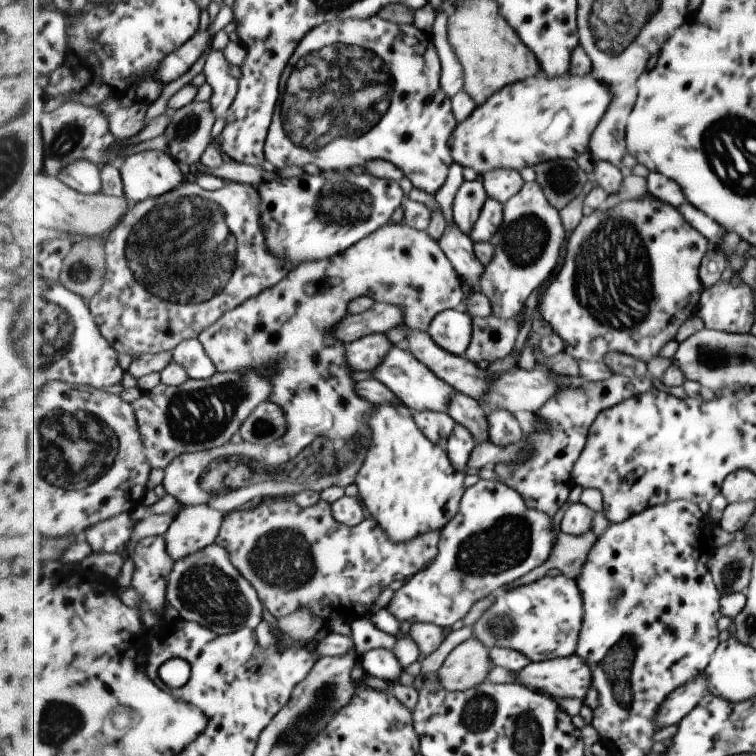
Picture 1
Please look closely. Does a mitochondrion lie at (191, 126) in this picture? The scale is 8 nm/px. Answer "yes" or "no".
yes

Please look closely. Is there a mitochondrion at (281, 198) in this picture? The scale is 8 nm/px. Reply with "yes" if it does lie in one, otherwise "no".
no

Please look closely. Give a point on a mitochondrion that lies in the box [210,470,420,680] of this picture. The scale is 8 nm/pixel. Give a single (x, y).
(284, 559)

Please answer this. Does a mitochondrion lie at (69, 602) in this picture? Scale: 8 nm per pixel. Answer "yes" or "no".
no

